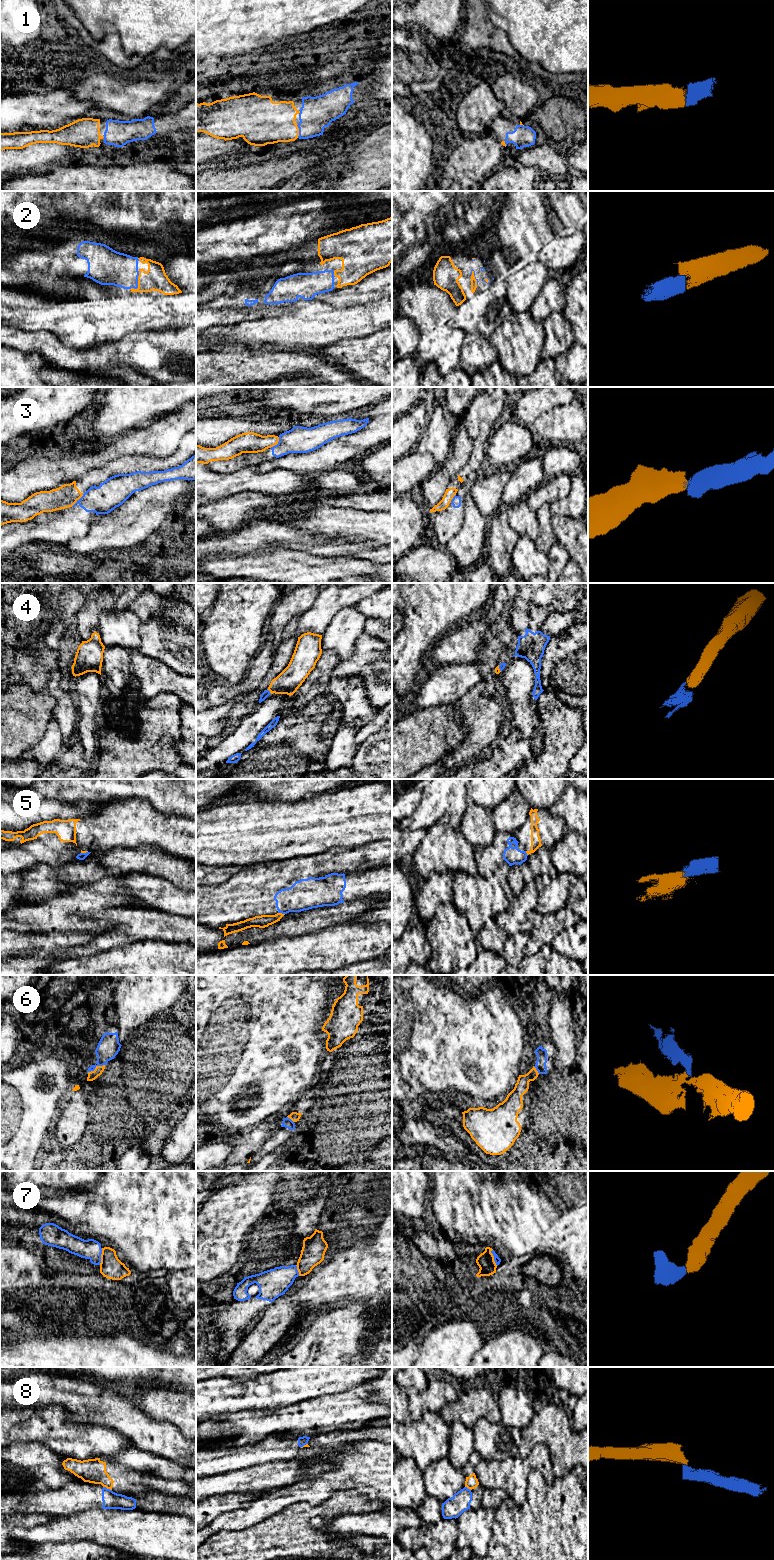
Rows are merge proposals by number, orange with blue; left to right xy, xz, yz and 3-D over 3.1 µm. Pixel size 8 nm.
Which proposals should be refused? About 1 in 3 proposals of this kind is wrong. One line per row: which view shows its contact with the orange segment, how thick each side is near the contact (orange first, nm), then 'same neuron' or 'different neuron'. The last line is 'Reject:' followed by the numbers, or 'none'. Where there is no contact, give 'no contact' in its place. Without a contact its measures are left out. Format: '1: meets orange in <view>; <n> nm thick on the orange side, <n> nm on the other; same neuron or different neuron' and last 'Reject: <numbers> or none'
1: meets orange in xz; 340 nm thick on the orange side, 260 nm on the other; same neuron
2: meets orange in xy; 180 nm thick on the orange side, 280 nm on the other; same neuron
3: meets orange in xy; 180 nm thick on the orange side, 220 nm on the other; different neuron
4: meets orange in xz; 190 nm thick on the orange side, 60 nm on the other; same neuron
5: meets orange in xz; 100 nm thick on the orange side, 240 nm on the other; different neuron
6: meets orange in xy; 70 nm thick on the orange side, 180 nm on the other; same neuron
7: meets orange in xy; 180 nm thick on the orange side, 160 nm on the other; different neuron
8: meets orange in xy; 190 nm thick on the orange side, 140 nm on the other; different neuron
Reject: 3, 5, 7, 8

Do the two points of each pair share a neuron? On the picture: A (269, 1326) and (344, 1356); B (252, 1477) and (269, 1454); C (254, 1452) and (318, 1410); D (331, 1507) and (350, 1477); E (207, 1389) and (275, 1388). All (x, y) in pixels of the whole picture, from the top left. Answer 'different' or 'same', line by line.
A: different
B: different
C: different
D: different
E: same

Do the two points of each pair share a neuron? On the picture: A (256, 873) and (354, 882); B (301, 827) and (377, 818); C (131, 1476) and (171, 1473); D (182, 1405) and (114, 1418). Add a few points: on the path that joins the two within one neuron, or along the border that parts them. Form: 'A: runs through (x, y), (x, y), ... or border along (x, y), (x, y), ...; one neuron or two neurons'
A: runs through (280, 873), (284, 873), (298, 887), (330, 887); one neuron
B: runs through (320, 816), (358, 816); one neuron
C: runs through (135, 1467), (159, 1467); one neuron
D: border along (135, 1401), (153, 1418), (167, 1421); two neurons

